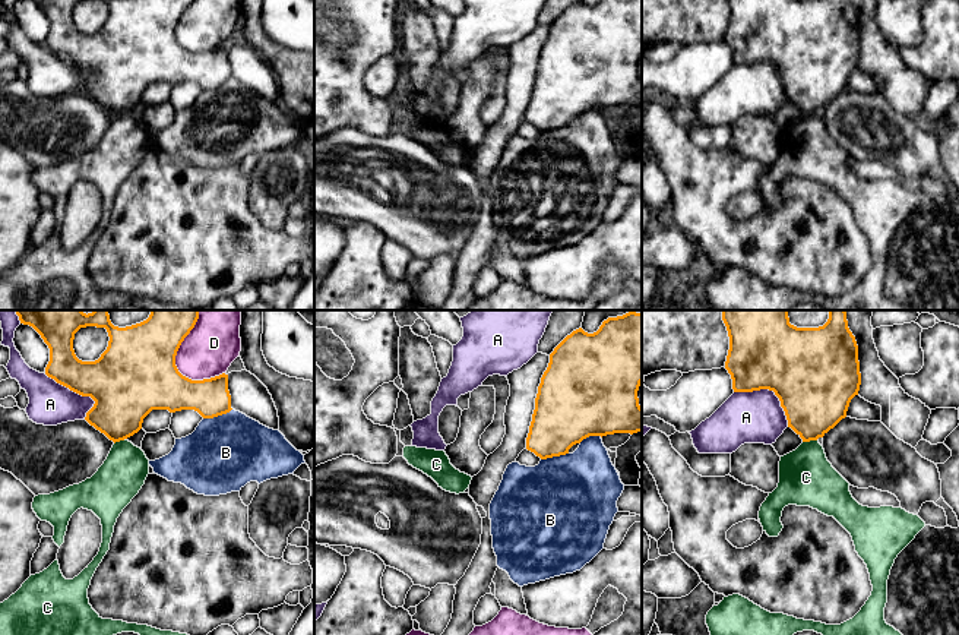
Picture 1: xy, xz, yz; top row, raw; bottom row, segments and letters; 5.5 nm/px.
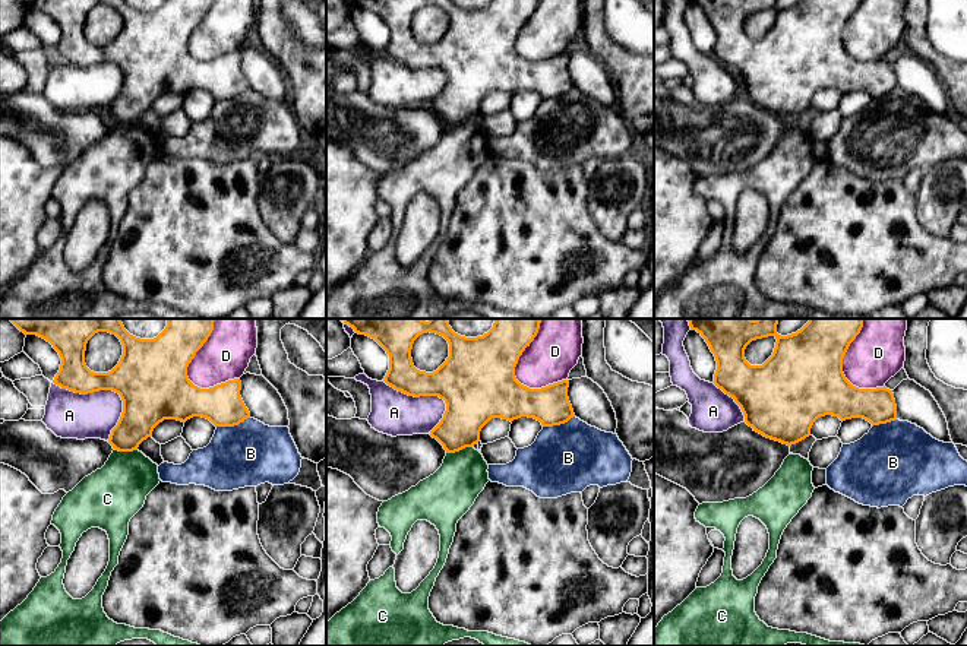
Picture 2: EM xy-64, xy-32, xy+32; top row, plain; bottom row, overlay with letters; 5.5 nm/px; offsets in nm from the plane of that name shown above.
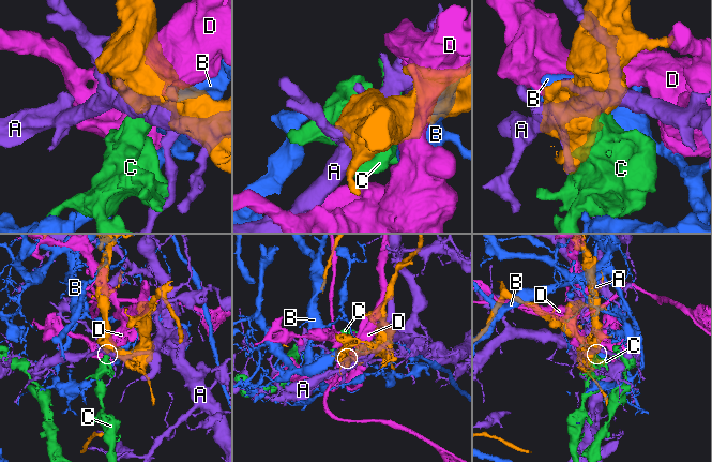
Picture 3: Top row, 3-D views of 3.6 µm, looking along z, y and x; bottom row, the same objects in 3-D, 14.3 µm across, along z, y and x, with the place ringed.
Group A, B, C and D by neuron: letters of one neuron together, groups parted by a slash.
A / B / C / D

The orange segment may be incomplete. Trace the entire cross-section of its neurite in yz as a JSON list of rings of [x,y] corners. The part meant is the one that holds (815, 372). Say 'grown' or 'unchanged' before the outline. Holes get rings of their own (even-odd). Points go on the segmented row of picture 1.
unchanged | [[[722,310],[729,337],[725,369],[731,375],[734,392],[773,391],[785,411],[788,427],[803,442],[817,440],[833,429],[846,411],[861,385],[858,345],[848,328],[845,310],[829,310],[829,319],[819,328],[797,328],[789,323],[788,310]]]

